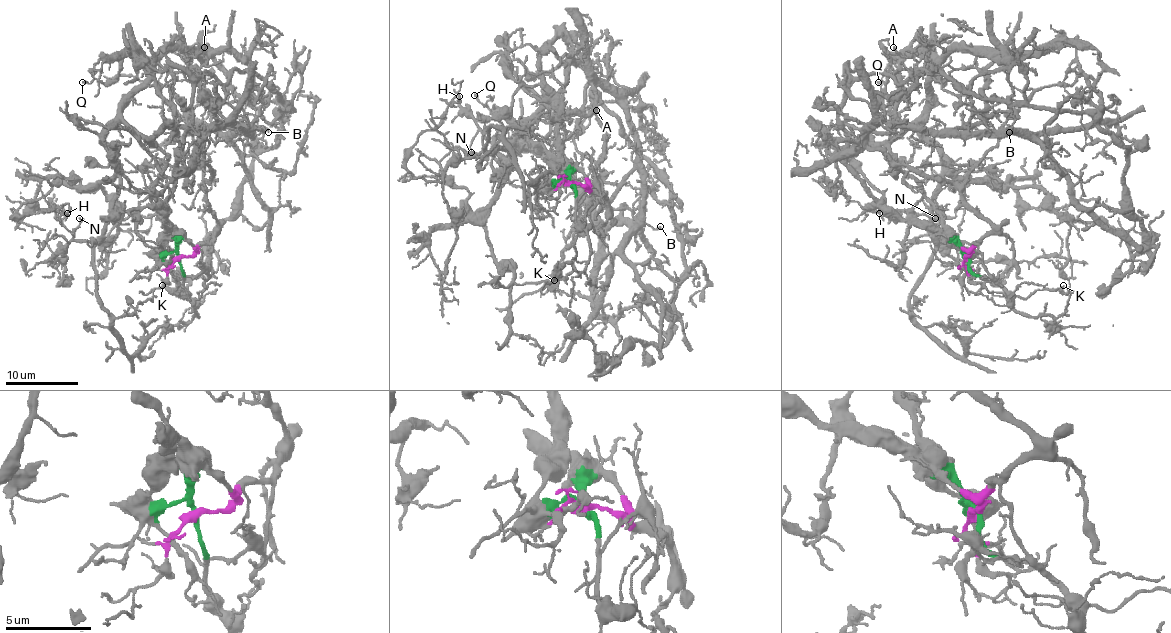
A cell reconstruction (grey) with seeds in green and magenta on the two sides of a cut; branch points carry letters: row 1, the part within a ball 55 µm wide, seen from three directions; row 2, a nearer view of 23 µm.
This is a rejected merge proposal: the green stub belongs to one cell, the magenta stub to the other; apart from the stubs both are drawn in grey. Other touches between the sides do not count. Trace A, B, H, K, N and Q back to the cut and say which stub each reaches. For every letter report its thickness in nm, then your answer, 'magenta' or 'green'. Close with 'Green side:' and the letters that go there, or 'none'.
A: 130 nm | green
B: 150 nm | magenta
H: 140 nm | green
K: 200 nm | green
N: 150 nm | green
Q: 170 nm | green
Green side: A, H, K, N, Q

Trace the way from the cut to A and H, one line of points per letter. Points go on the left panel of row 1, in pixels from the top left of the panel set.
A: (179, 256), (179, 235), (151, 200), (166, 160), (122, 117), (120, 106), (155, 64), (181, 72), (204, 46)
H: (179, 256), (151, 200), (166, 160), (120, 121), (104, 136), (115, 174), (62, 178), (14, 218), (67, 213)

